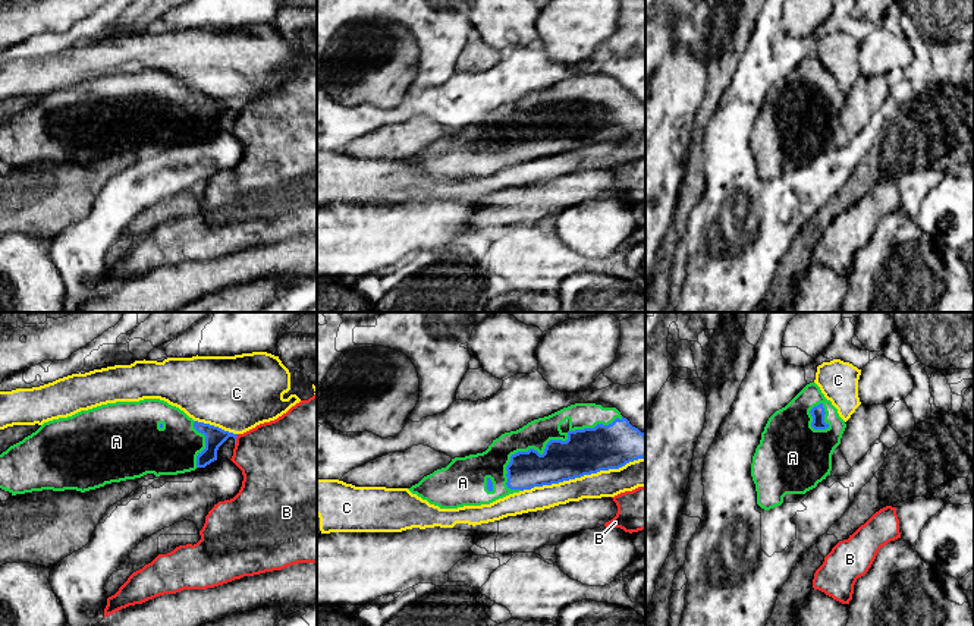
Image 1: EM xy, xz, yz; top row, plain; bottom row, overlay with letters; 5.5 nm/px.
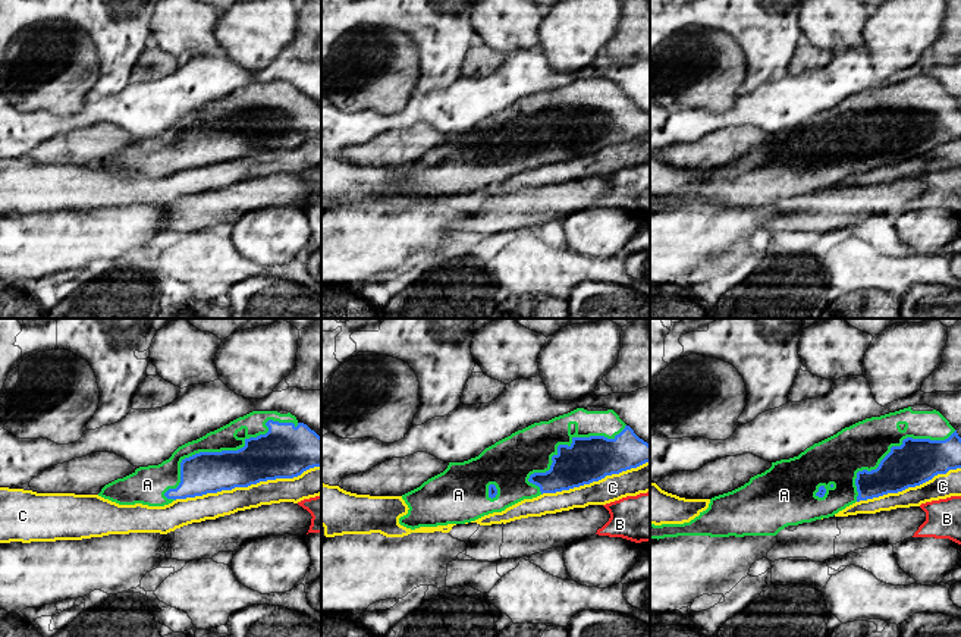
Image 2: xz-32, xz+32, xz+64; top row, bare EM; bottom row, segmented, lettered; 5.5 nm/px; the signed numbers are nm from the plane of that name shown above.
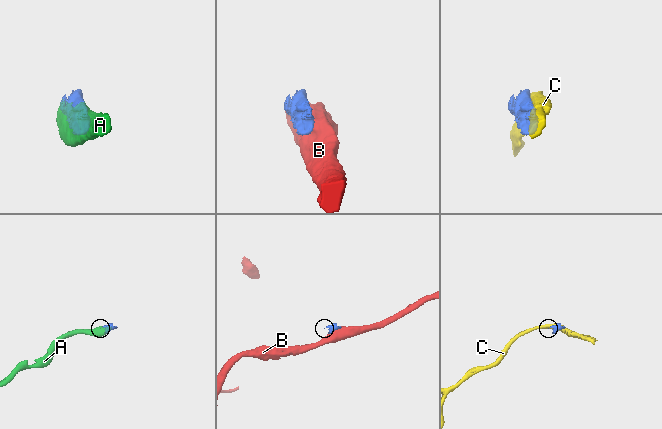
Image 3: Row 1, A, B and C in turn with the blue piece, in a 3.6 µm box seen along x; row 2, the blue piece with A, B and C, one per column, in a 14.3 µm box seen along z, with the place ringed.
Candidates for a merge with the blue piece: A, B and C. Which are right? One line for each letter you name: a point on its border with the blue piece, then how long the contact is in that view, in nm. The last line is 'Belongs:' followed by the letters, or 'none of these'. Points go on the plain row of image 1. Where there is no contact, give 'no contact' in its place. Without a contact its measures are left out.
A: xz (550, 112) | 750 nm
Belongs: A

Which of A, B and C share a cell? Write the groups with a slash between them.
A / B / C

